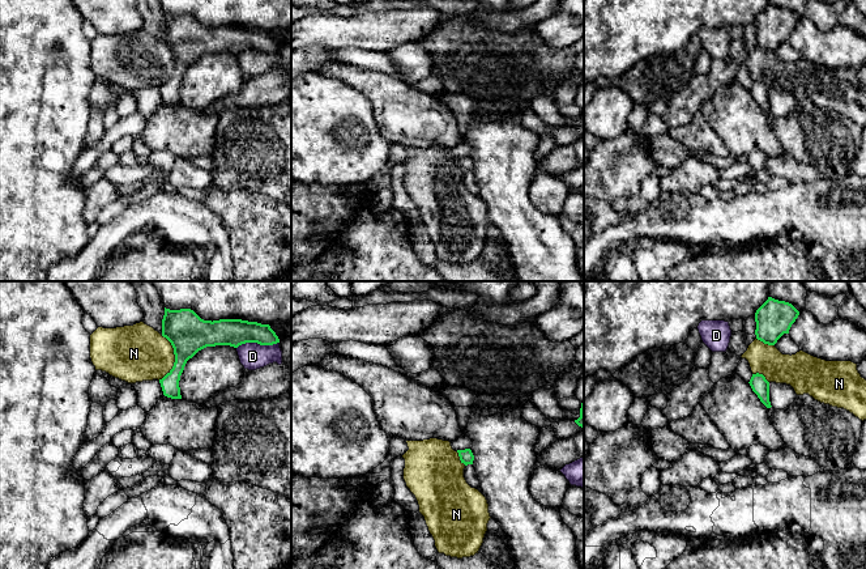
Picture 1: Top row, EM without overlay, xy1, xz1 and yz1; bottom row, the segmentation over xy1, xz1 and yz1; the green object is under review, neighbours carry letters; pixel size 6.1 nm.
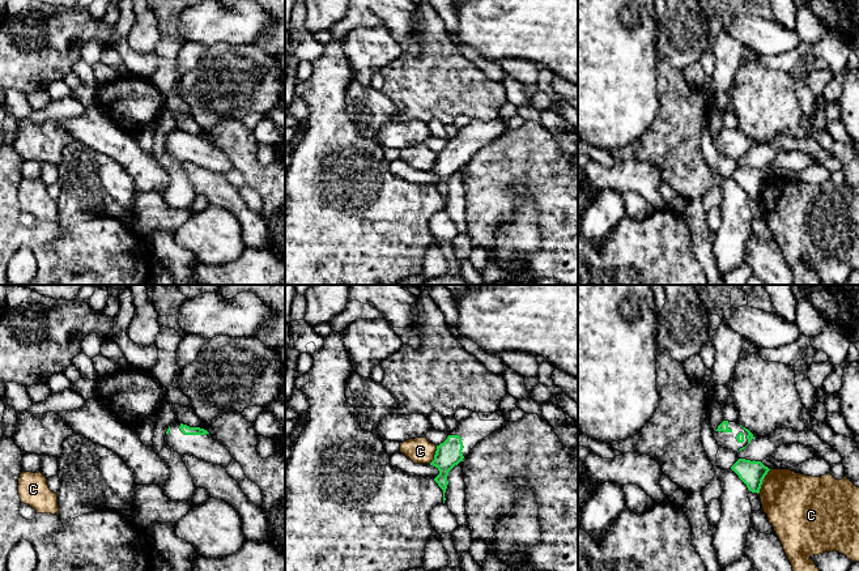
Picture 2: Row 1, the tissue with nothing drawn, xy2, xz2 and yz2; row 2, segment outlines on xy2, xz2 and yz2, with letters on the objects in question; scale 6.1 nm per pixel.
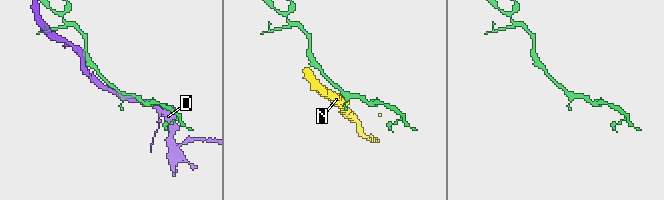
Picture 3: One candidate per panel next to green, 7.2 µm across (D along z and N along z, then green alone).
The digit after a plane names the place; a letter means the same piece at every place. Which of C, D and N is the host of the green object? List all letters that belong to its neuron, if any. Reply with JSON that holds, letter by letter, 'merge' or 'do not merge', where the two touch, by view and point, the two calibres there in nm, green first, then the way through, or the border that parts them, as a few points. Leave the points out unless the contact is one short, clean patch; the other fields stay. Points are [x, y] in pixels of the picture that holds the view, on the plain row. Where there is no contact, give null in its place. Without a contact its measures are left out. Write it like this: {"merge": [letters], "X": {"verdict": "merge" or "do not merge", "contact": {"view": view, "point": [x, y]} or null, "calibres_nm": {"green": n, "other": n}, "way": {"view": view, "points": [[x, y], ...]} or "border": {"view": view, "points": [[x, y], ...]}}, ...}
{"merge": [], "C": {"verdict": "do not merge", "contact": {"view": "yz2", "point": [762, 187]}, "calibres_nm": {"green": 160, "other": 380}}, "D": {"verdict": "do not merge", "contact": {"view": "xy1", "point": [257, 50]}, "calibres_nm": {"green": 170, "other": 170}, "border": {"view": "xy1", "points": [[278, 49], [272, 51], [242, 50], [237, 55]]}}, "N": {"verdict": "do not merge", "contact": {"view": "xy1", "point": [175, 66]}, "calibres_nm": {"green": 240, "other": 340}, "border": {"view": "xy1", "points": [[162, 42], [173, 55], [174, 72], [158, 86]]}}}

